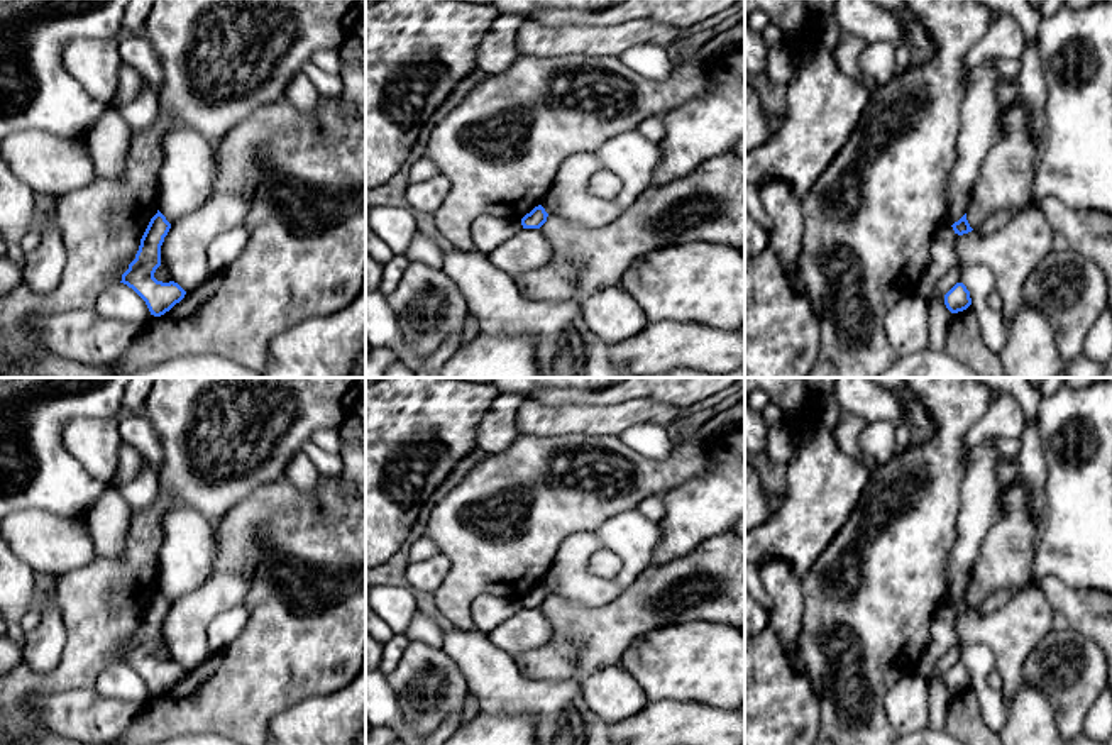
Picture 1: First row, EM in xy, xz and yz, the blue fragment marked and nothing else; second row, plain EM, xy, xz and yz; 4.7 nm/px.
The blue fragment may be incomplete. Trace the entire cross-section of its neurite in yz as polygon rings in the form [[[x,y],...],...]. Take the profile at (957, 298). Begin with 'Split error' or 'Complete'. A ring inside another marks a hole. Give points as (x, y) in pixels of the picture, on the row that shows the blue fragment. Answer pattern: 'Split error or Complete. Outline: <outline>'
Complete. Outline: [[[956,283],[946,295],[944,305],[951,313],[966,310],[972,305],[970,291],[963,283]]]

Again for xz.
Complete. Outline: [[[542,205],[535,207],[521,218],[523,229],[540,229],[547,222],[548,213]]]

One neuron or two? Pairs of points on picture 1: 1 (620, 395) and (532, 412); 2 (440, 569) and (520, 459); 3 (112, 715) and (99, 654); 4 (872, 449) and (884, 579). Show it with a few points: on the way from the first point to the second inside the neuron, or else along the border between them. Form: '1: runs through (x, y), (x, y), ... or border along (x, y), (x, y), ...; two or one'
1: border along (533, 397), (545, 403), (596, 403), (610, 407); two
2: border along (440, 552), (449, 559), (451, 571), (434, 593); two
3: border along (92, 686), (53, 695); two
4: border along (894, 452), (886, 461), (870, 464); two

